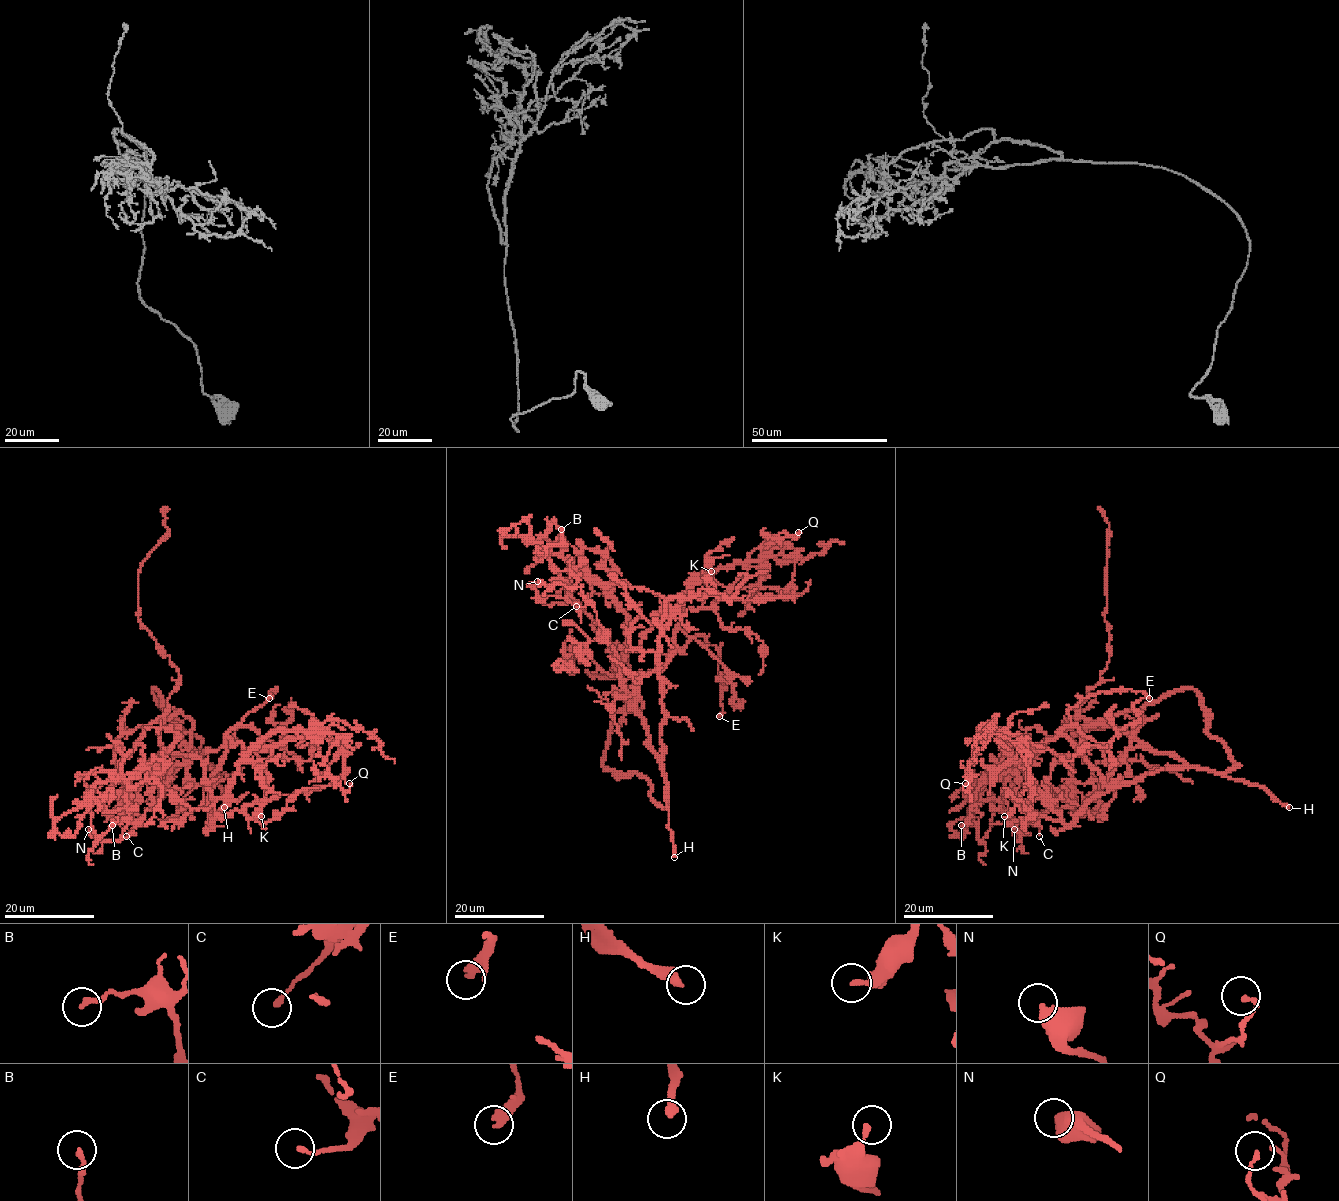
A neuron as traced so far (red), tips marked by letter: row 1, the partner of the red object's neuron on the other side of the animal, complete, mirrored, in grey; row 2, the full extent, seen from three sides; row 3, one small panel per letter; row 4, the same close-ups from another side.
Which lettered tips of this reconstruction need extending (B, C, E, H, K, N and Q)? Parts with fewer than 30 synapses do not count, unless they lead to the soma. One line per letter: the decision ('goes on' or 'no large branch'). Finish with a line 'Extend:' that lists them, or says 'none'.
B: no large branch
C: no large branch
E: no large branch
H: goes on
K: no large branch
N: no large branch
Q: no large branch
Extend: H

